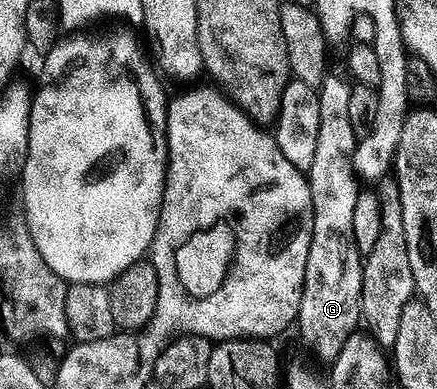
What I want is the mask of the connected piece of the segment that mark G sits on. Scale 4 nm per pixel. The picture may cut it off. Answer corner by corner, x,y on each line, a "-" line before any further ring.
326,73
320,87
316,88
319,97
319,138
315,145
315,161
307,172
313,206
313,232
311,249
307,249
307,269
303,273
303,293
299,301
296,326
301,327
301,335
311,348
325,361
339,357
347,337
358,330
361,323
361,265
363,257
358,254
351,220
355,217
355,201
359,196
355,172
353,170
353,151
357,148
358,137
351,129
349,120
349,98
351,83
344,74

